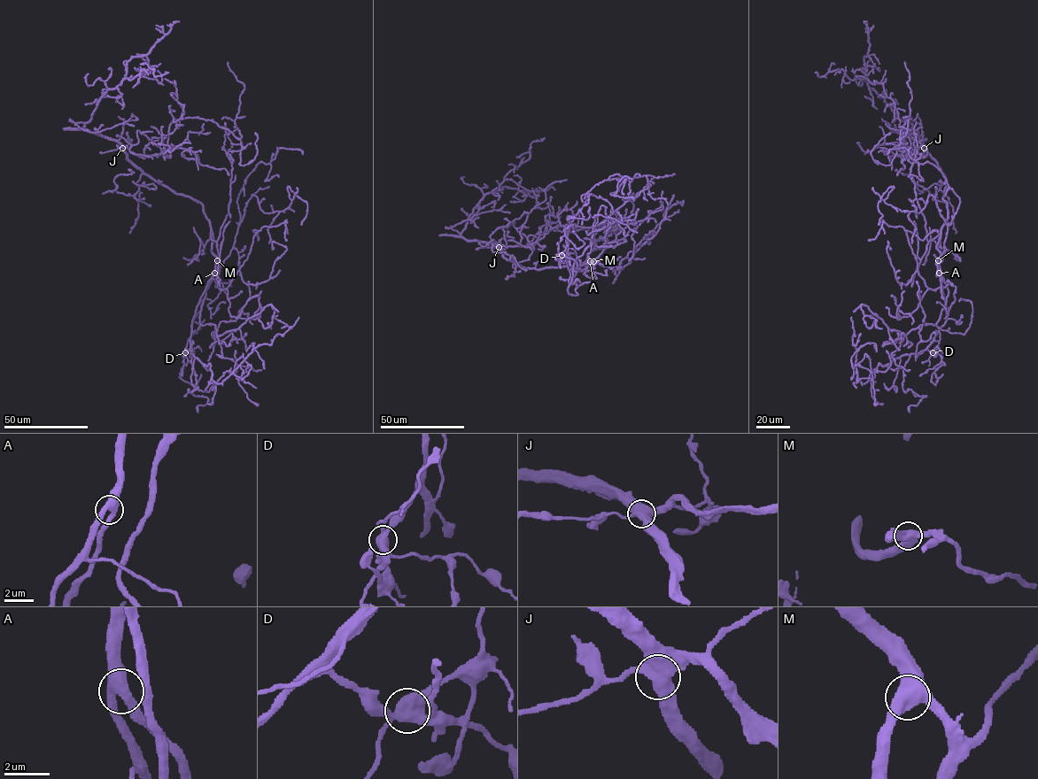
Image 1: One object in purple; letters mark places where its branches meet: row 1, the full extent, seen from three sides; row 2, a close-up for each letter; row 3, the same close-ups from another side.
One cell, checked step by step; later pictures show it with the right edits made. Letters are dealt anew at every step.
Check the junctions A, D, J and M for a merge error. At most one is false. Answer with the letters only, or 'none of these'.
D

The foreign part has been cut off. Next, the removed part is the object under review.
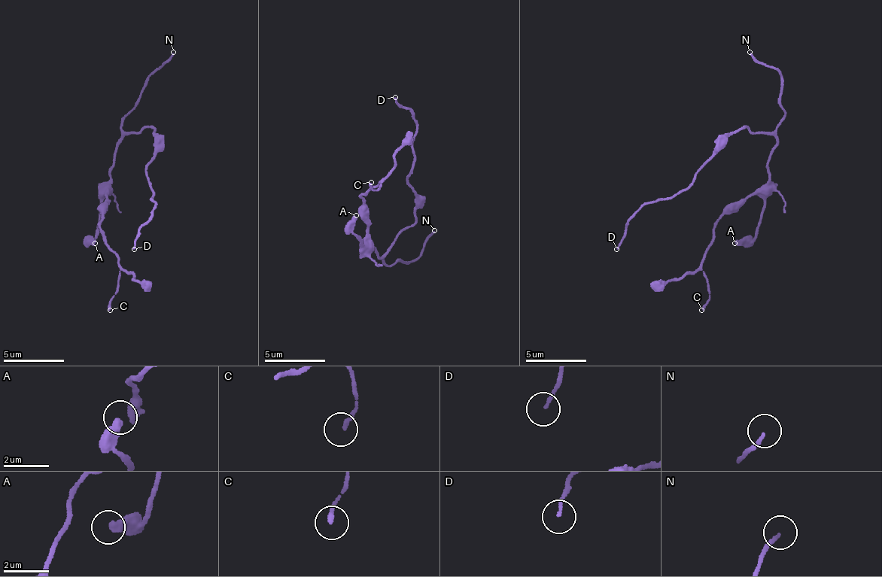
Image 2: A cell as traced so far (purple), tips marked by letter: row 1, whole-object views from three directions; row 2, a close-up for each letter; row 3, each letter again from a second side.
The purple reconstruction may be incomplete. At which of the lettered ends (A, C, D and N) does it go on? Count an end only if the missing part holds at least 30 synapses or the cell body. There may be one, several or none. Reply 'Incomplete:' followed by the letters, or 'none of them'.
Incomplete: N

